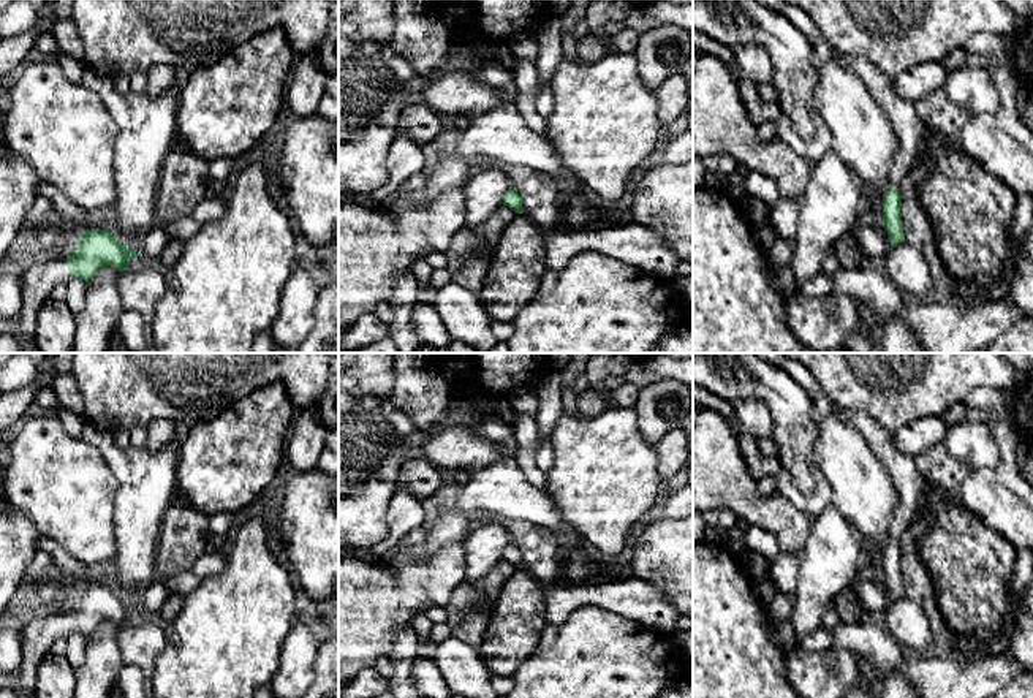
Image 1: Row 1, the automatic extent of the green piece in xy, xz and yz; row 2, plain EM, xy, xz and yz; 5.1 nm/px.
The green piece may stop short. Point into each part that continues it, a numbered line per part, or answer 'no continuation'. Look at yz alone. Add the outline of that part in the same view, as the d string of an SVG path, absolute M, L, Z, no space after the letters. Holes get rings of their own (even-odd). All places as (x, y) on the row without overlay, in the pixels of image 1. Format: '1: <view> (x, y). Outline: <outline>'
1: yz (908, 481). Outline: M834 402L831 404L834 413L864 434L892 478L900 503L891 527L891 543L900 544L905 529L919 508L919 495L925 480L918 470L914 459L895 448L891 431L864 413L843 408Z

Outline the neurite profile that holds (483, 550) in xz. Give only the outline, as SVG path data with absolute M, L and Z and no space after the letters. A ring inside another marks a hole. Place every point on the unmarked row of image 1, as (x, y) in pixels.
M497 522L479 524L464 541L465 581L475 582L489 575L501 560L511 541L508 529Z

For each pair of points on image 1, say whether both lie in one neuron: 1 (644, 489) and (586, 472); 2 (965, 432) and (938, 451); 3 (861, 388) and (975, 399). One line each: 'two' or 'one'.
1: one
2: two
3: two

